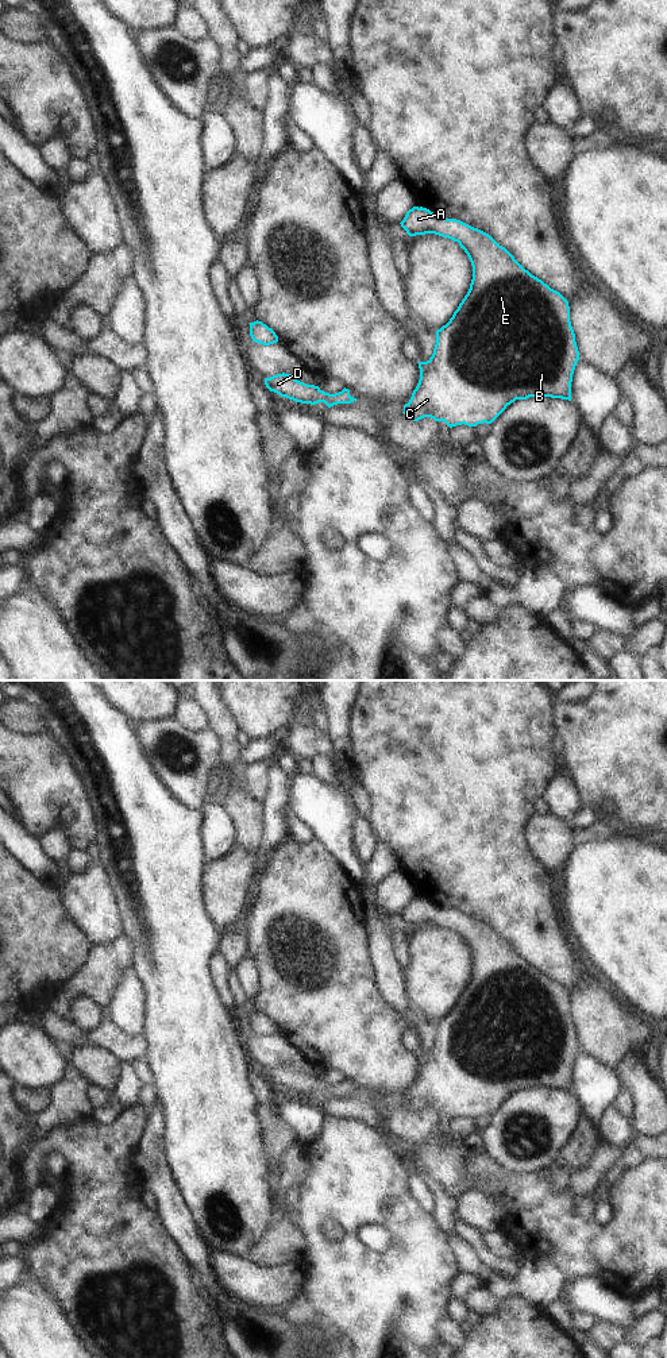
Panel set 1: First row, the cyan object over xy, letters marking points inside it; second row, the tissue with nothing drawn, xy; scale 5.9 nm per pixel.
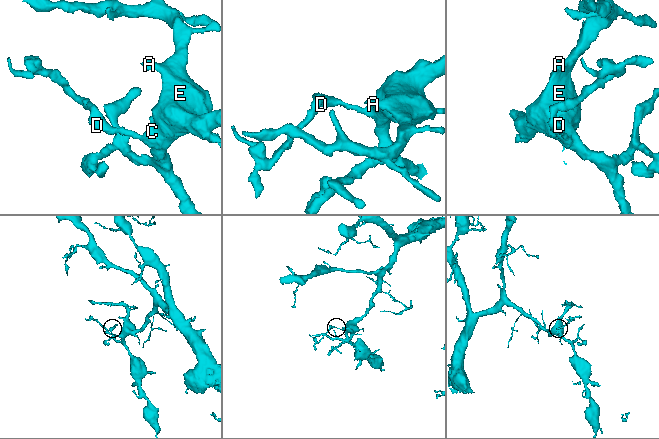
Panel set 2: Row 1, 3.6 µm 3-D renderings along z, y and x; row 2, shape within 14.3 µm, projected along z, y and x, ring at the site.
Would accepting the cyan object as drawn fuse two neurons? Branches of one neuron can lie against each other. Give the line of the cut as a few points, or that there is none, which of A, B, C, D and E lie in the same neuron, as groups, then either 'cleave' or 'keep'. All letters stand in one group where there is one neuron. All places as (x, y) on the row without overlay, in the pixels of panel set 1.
no cut | A B C D E | keep

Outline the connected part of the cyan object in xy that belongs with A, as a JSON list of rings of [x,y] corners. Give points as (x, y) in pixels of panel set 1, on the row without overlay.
[[[413,898],[400,914],[409,927],[435,925],[458,933],[473,957],[470,980],[450,1012],[436,1022],[436,1035],[427,1053],[419,1053],[420,1070],[404,1106],[419,1112],[431,1108],[456,1116],[491,1115],[508,1096],[529,1088],[551,1088],[571,1092],[572,1065],[579,1052],[575,1025],[570,1012],[568,992],[525,961],[514,948],[489,925],[456,910],[446,910],[427,899]]]

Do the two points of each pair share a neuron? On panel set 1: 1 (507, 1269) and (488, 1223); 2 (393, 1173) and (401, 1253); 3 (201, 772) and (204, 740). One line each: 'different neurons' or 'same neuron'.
1: different neurons
2: same neuron
3: same neuron

